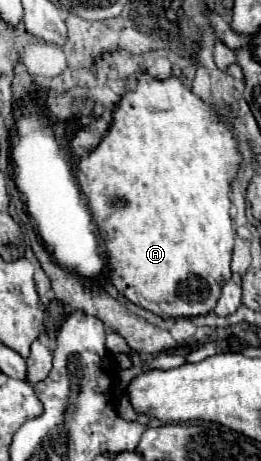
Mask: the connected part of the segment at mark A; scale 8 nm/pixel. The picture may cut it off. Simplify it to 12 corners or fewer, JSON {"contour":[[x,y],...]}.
{"contour":[[139,75],[77,181],[109,281],[163,317],[231,279],[227,123]]}

